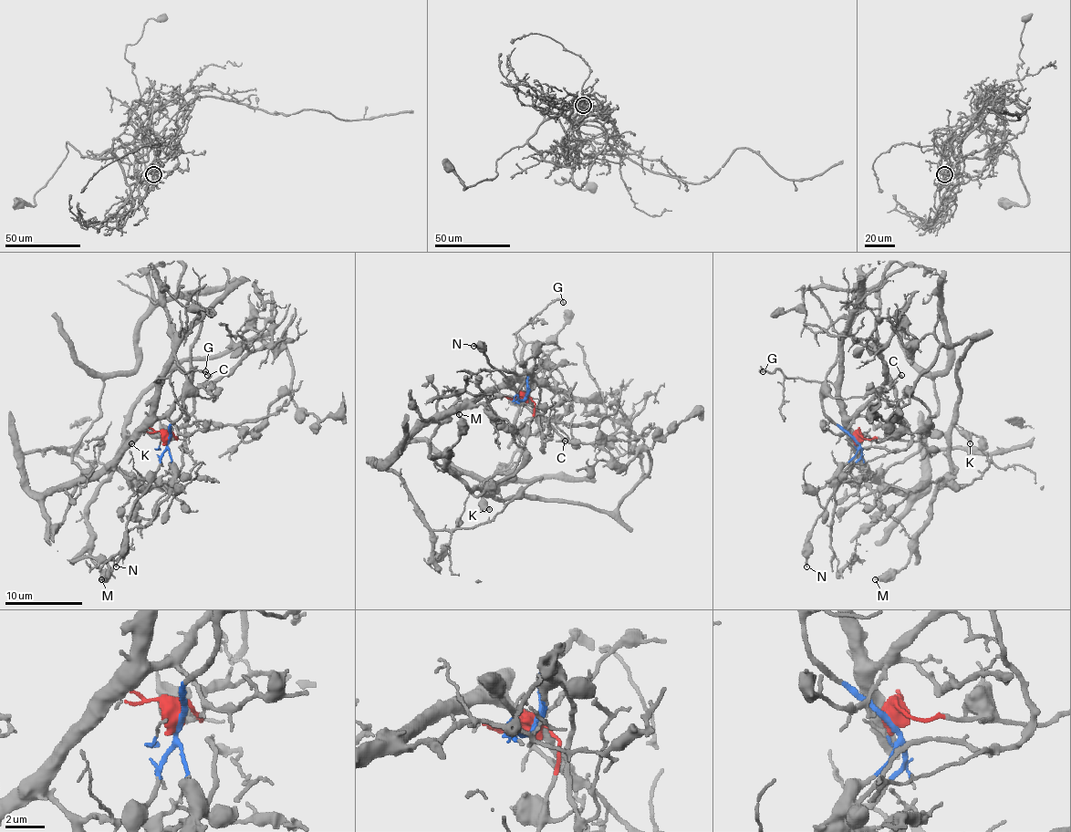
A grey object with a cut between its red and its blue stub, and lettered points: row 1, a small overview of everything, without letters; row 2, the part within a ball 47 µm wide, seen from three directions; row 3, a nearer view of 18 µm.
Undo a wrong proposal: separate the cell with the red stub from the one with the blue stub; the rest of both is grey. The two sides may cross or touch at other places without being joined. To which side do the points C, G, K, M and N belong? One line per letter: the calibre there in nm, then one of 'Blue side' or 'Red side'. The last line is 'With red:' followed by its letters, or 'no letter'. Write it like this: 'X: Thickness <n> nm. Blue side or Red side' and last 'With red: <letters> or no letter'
C: Thickness 160 nm. Blue side
G: Thickness 170 nm. Blue side
K: Thickness 320 nm. Red side
M: Thickness 320 nm. Red side
N: Thickness 180 nm. Blue side
With red: K, M

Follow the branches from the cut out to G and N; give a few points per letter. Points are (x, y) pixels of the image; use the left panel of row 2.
G: (167, 441), (169, 427), (181, 415), (186, 372), (174, 360), (157, 382), (159, 378), (174, 370), (205, 372)
N: (167, 441), (165, 452), (147, 491), (133, 504), (126, 525), (124, 549), (116, 566)

